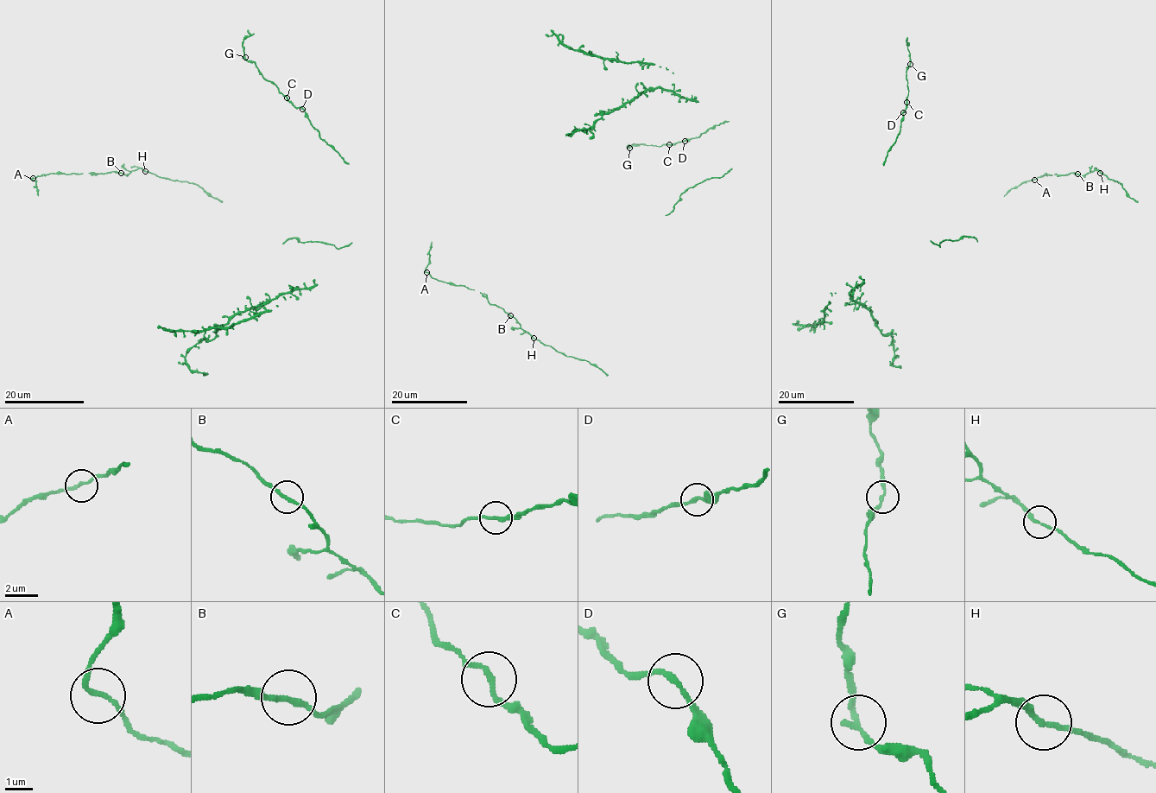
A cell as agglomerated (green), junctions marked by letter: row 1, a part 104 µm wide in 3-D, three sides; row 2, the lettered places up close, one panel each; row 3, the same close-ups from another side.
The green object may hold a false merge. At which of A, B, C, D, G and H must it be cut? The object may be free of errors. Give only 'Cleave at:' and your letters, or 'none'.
Cleave at: G

